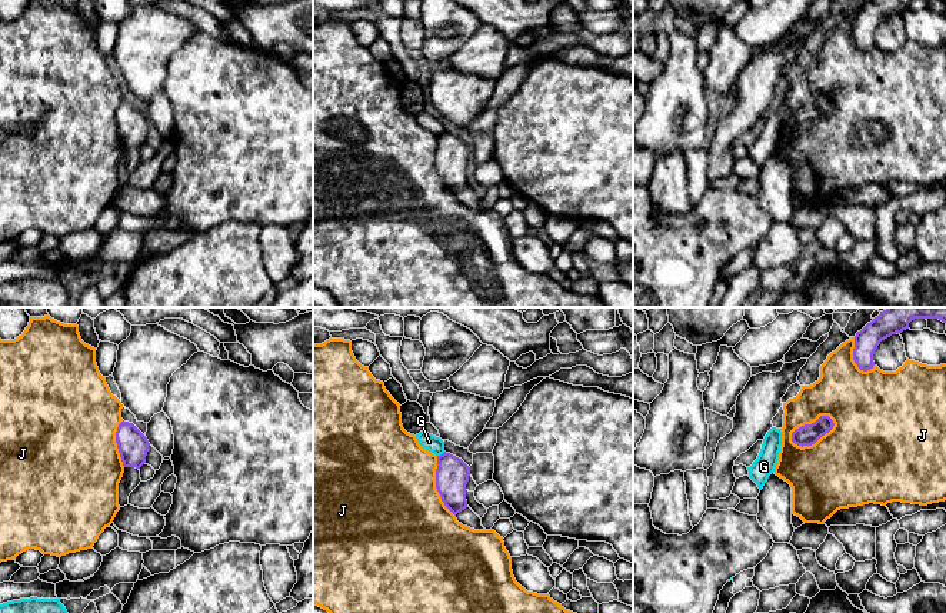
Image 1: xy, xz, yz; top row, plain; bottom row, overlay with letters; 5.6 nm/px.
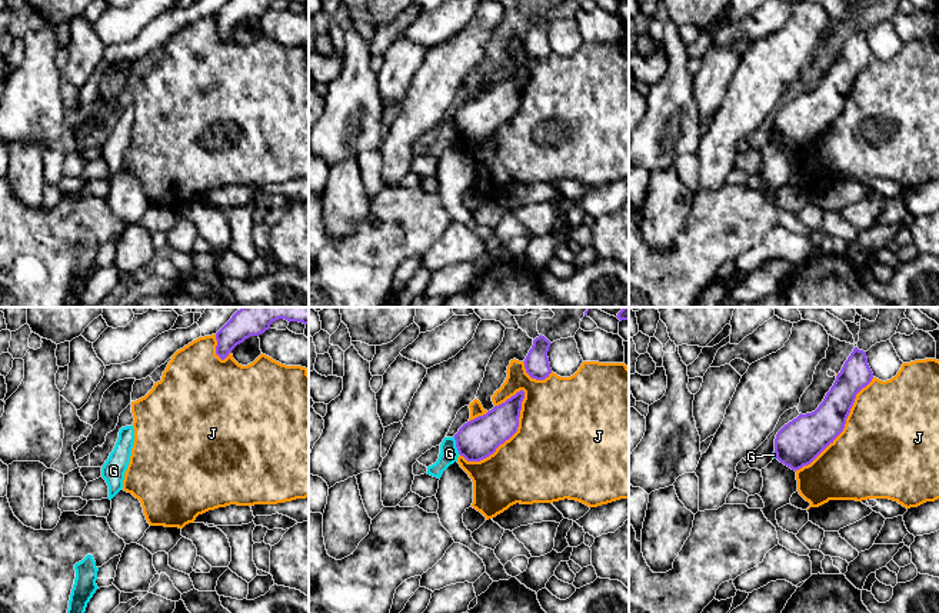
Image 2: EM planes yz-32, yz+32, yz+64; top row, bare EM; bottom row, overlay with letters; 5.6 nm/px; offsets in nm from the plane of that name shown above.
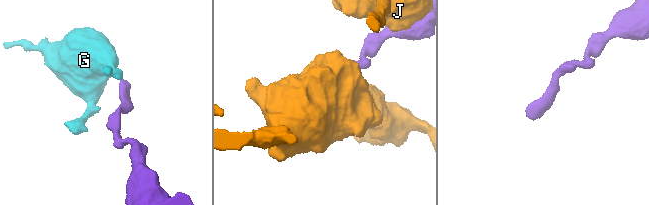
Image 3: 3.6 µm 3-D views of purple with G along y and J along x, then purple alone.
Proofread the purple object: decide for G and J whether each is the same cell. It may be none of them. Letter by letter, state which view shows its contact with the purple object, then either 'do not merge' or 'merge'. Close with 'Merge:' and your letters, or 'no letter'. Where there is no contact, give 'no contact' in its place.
G: meets purple in xz; do not merge
J: meets purple in yz; do not merge
Merge: no letter

